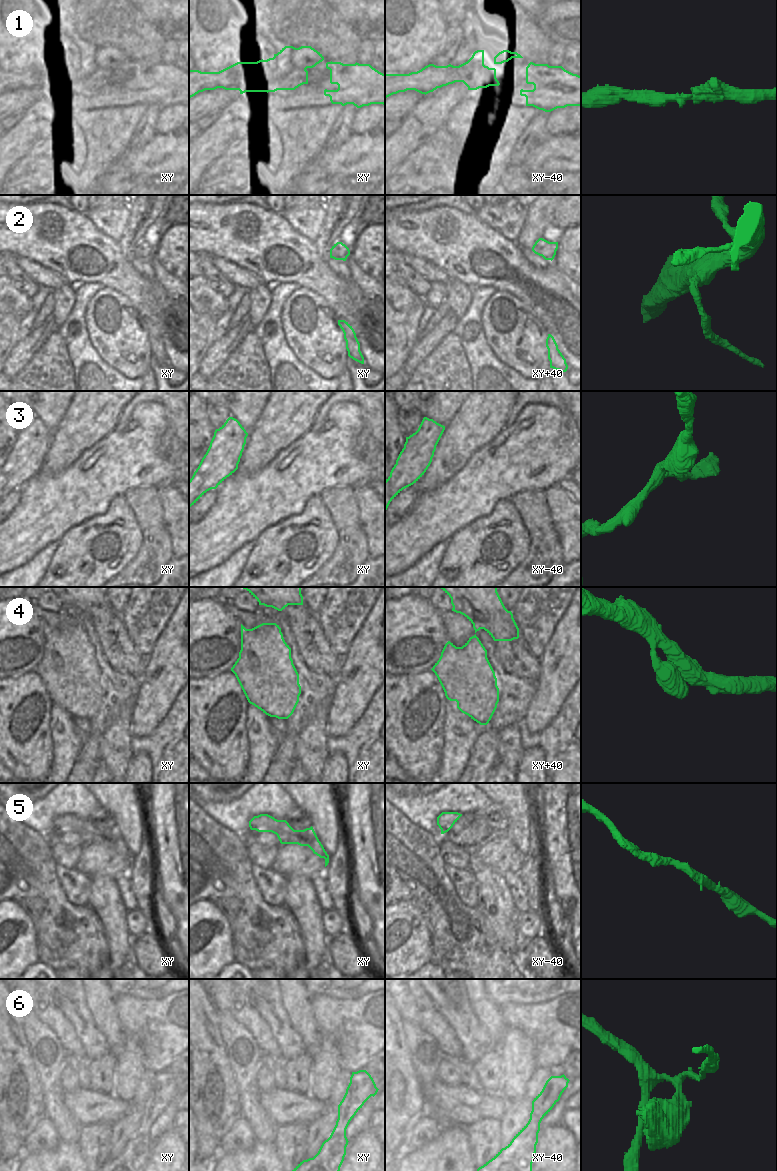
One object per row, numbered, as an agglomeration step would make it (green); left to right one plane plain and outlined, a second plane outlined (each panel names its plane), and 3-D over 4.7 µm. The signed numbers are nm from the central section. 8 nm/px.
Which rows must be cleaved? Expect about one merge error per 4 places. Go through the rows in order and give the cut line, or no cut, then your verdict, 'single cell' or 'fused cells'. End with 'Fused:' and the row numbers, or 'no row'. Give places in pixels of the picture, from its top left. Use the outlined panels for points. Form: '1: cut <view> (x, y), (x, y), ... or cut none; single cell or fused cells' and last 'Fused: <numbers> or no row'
1: cut none; single cell
2: cut xy+40 (535, 243), (541, 255); fused cells
3: cut none; single cell
4: cut none; single cell
5: cut none; single cell
6: cut none; single cell
Fused: 2

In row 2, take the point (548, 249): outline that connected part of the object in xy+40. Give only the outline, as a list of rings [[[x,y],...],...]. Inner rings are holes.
[[[539,238],[535,244],[538,245],[539,249],[540,249],[540,253],[541,256],[545,259],[545,260],[553,260],[555,255],[556,255],[556,251],[558,249],[558,242],[549,242],[543,238]]]

